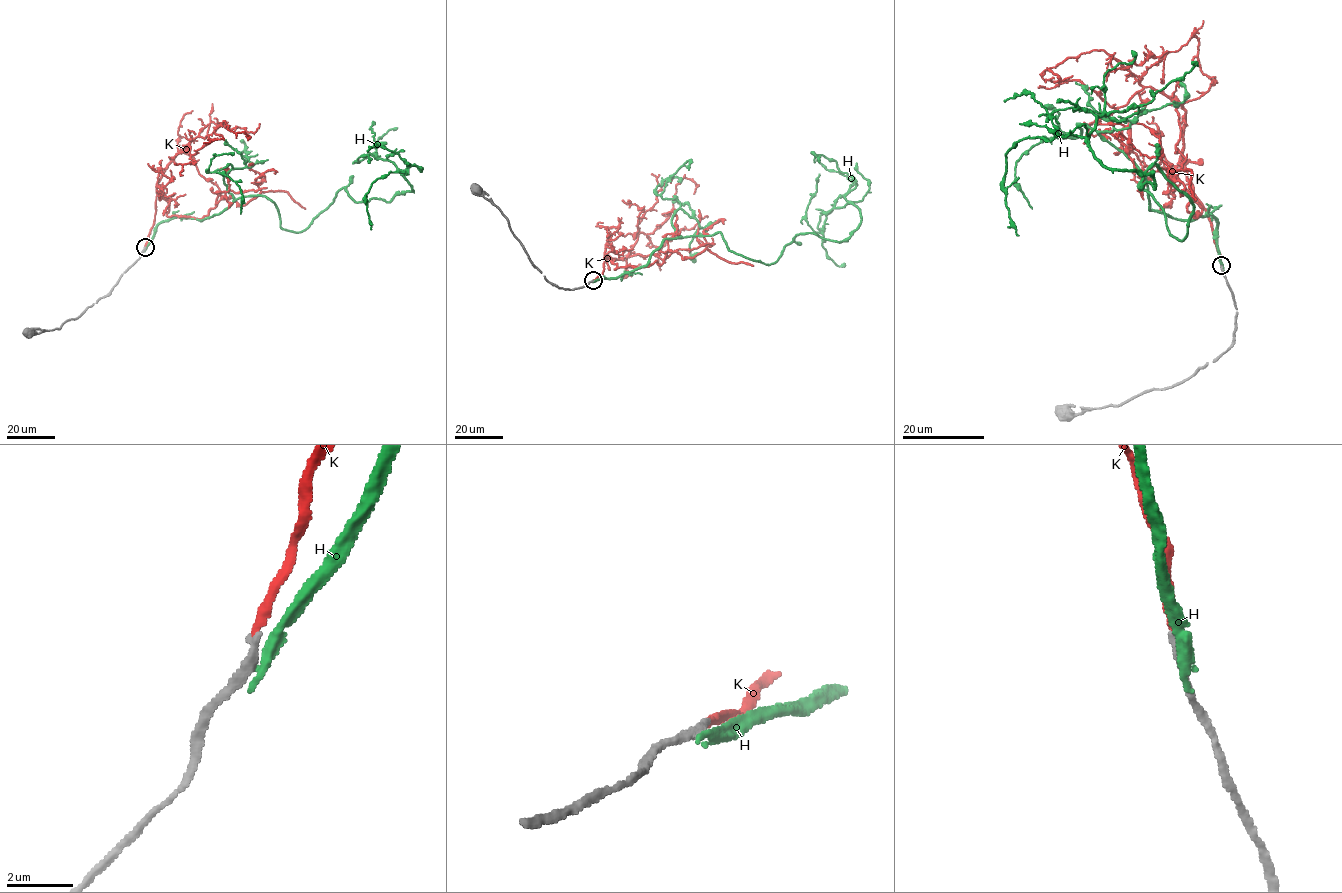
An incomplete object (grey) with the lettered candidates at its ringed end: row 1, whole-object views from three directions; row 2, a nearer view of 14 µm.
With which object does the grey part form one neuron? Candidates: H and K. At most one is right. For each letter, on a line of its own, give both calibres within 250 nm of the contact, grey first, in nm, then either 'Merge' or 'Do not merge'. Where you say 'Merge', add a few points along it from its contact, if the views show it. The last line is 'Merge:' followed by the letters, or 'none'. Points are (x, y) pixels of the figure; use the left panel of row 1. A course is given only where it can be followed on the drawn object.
H: Thickness 360 nm (grey) against 380 nm. Do not merge
K: Thickness 260 nm (grey) against 240 nm. Merge. Its course: (144, 247), (157, 187), (168, 216), (202, 219), (219, 195), (240, 205), (257, 196), (261, 176), (250, 163)
Merge: K

